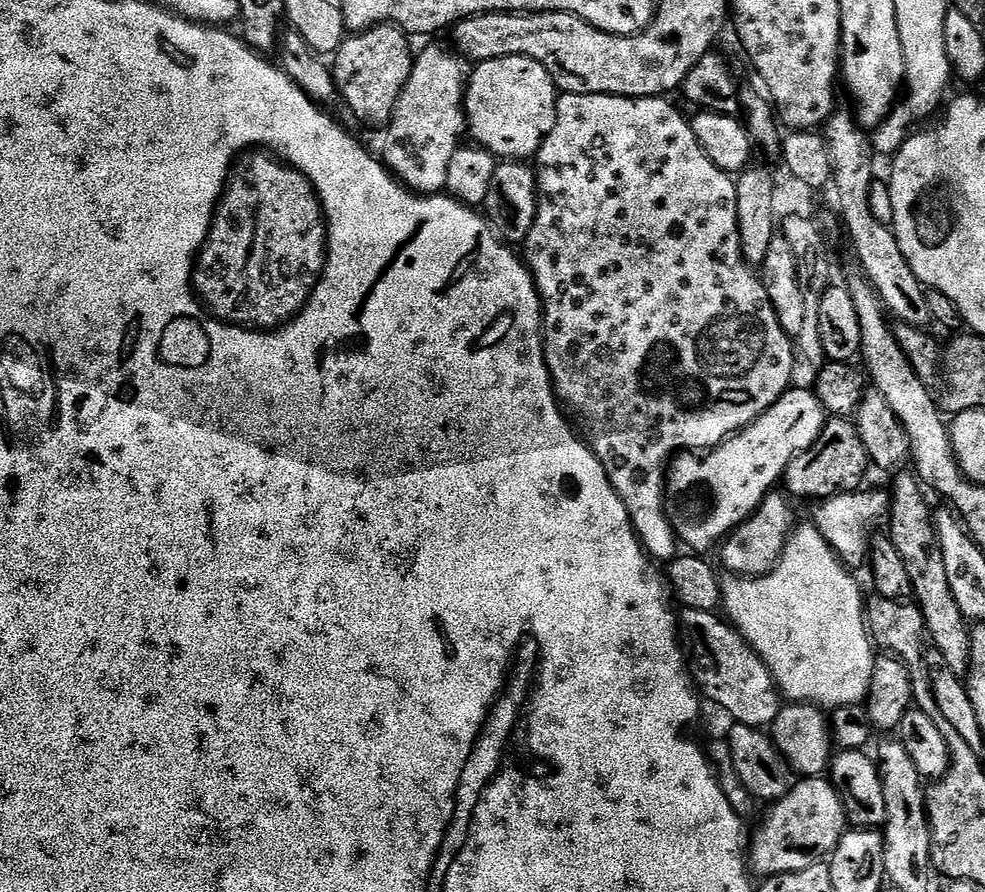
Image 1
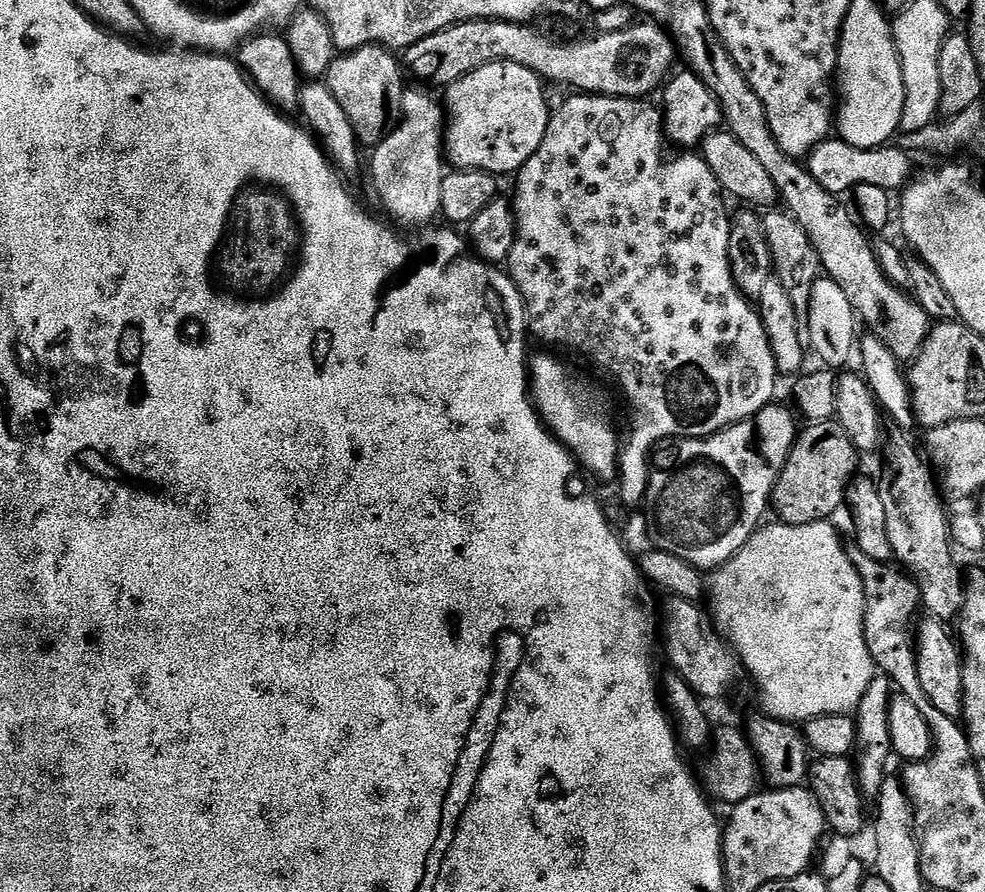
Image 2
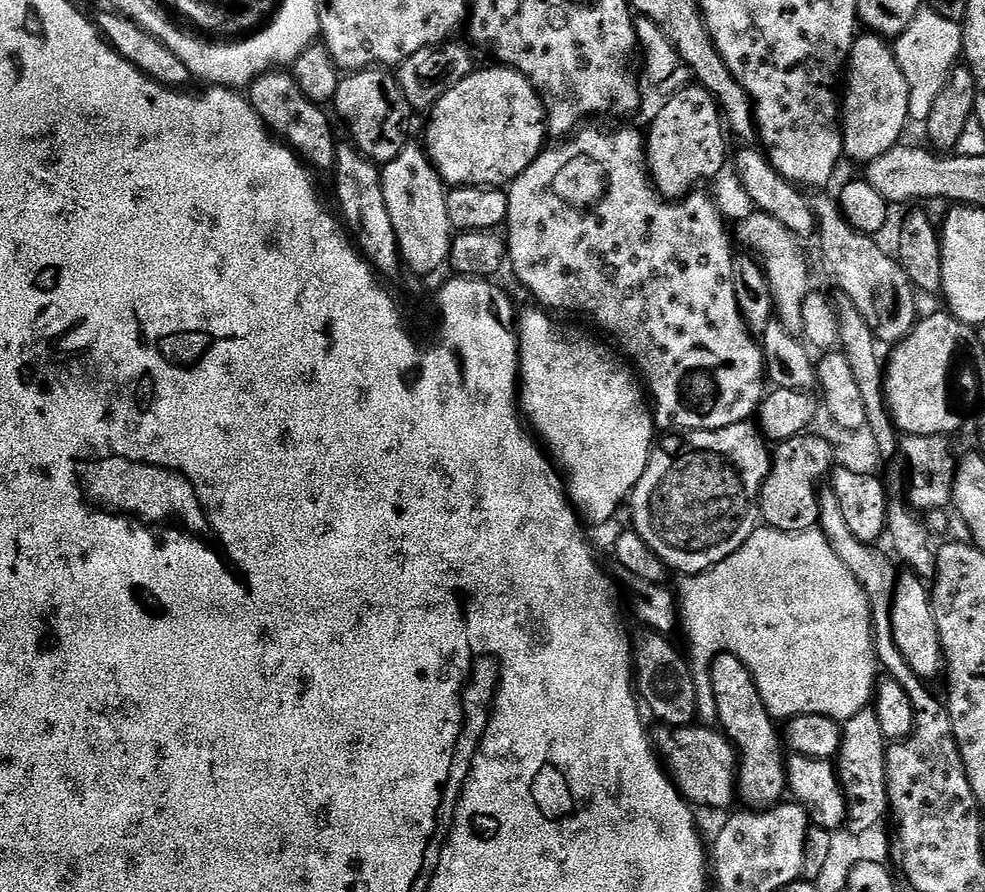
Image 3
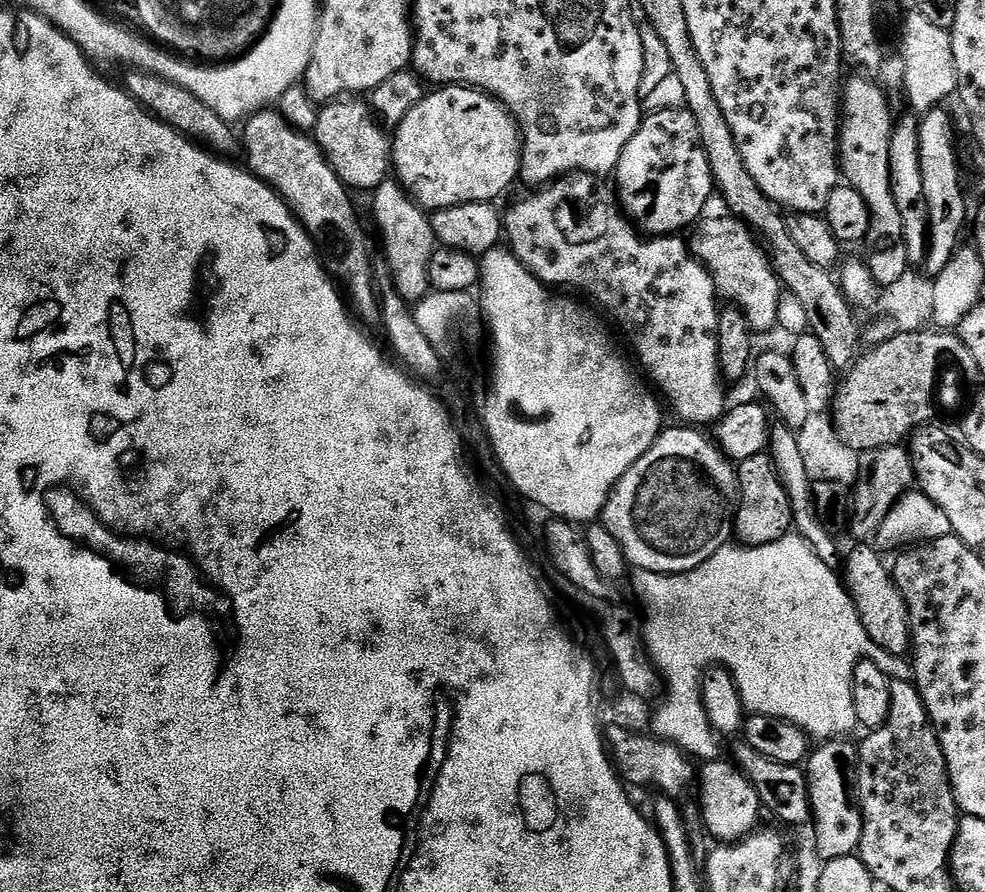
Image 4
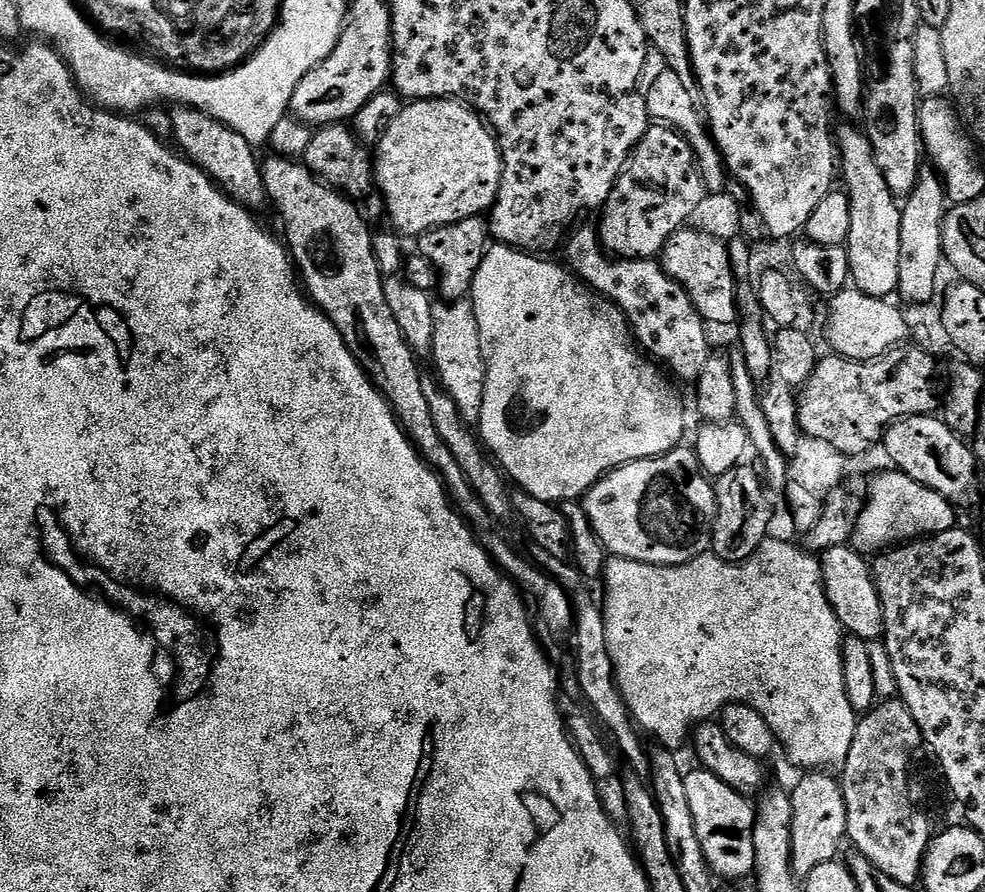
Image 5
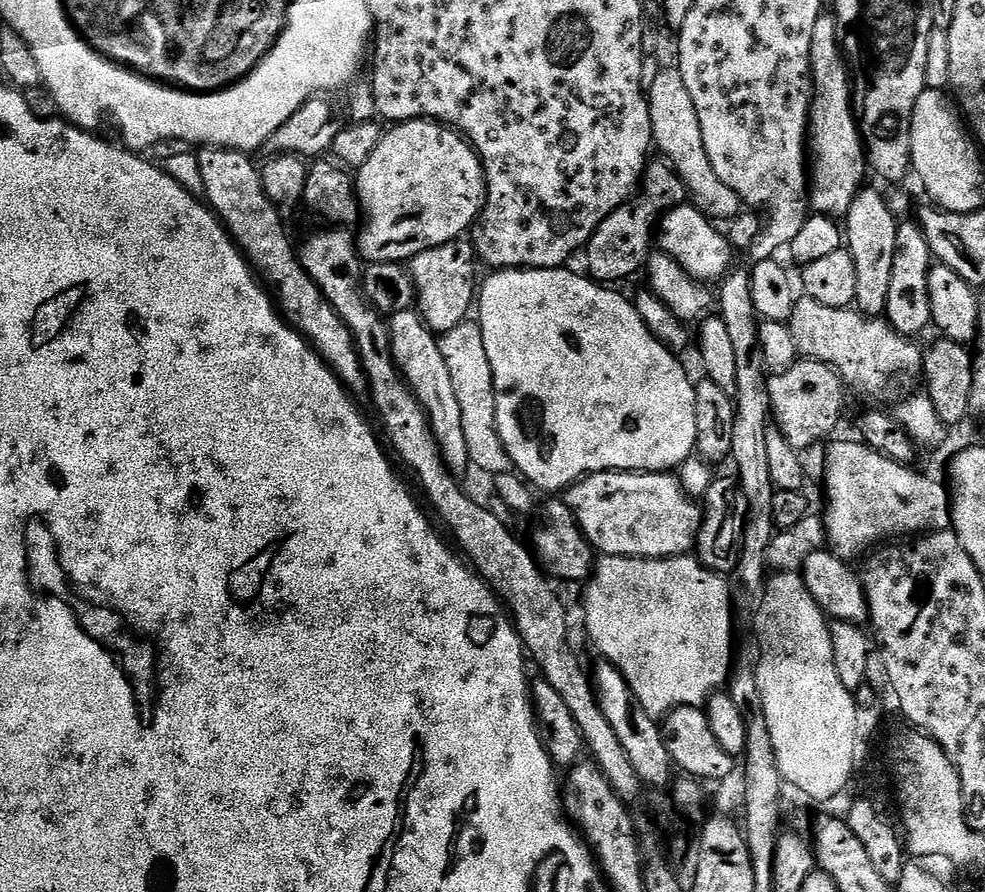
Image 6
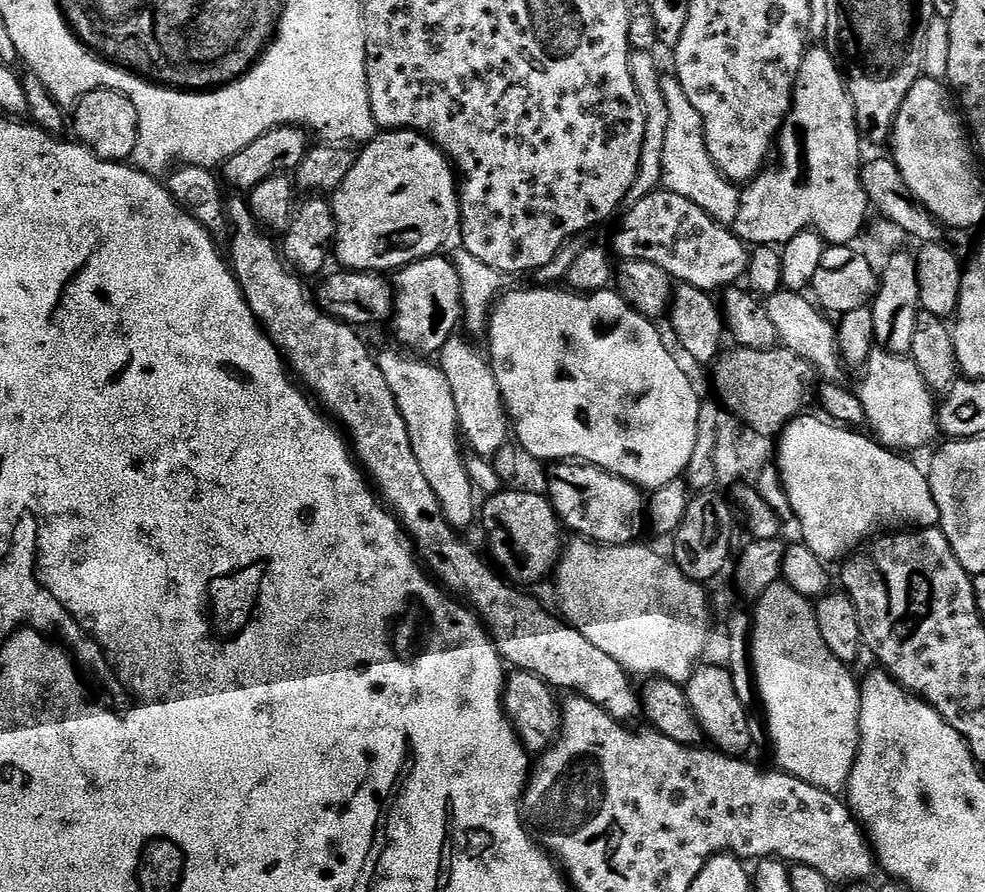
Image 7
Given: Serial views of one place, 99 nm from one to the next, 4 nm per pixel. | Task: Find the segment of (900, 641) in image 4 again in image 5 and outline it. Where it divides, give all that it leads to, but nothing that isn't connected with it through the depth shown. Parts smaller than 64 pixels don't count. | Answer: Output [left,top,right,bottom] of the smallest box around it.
[820,544,884,642]

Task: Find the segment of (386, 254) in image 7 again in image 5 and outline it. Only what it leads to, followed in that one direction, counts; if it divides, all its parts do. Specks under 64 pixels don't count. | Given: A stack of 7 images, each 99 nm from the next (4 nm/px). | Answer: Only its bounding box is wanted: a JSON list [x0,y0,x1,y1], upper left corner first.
[374,100,504,238]

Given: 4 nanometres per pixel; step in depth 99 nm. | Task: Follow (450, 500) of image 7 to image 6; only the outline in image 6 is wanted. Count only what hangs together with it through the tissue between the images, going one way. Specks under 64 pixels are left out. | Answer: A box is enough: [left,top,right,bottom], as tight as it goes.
[386,307,470,474]

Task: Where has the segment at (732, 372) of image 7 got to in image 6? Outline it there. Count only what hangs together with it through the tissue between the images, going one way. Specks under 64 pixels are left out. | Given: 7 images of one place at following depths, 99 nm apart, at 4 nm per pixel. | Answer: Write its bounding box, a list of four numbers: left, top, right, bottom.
[766,359,844,450]

